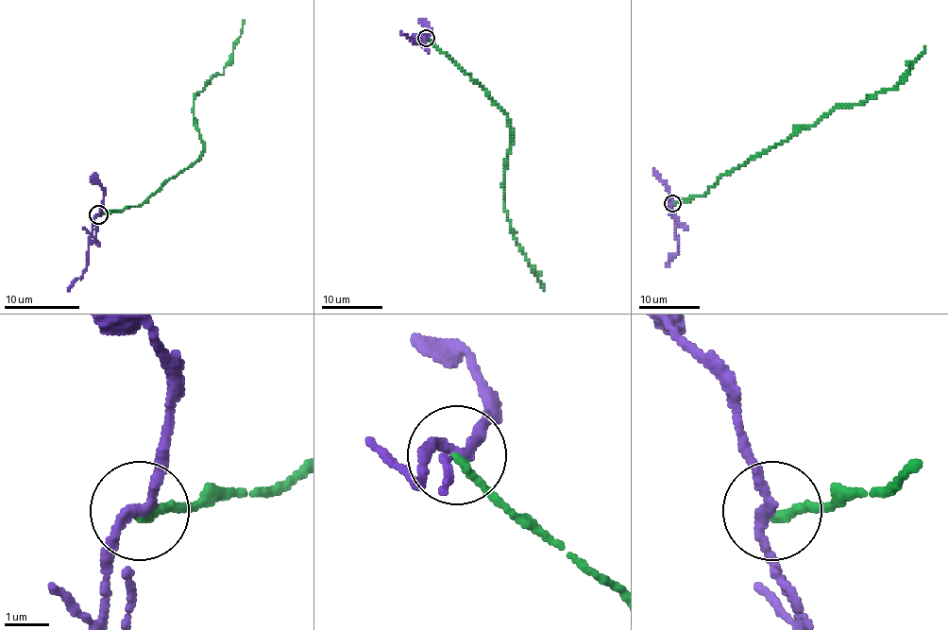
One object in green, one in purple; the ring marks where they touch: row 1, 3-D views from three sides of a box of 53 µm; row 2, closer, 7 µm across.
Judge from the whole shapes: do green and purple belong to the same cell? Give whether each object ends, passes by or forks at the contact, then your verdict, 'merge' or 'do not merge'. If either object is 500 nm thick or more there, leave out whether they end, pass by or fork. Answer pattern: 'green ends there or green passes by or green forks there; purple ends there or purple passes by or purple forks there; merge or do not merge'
green ends there; purple passes by; do not merge

